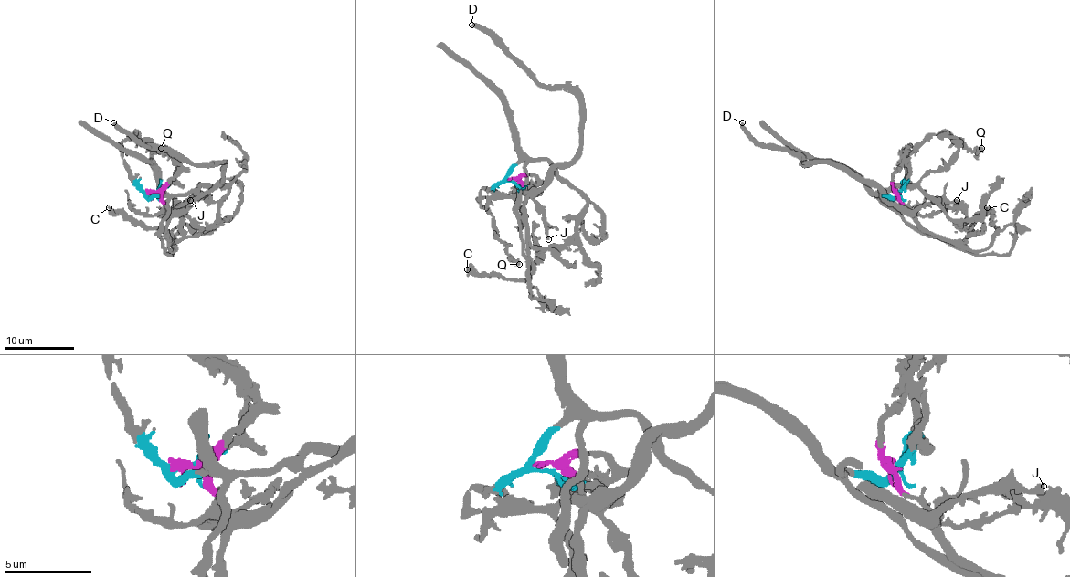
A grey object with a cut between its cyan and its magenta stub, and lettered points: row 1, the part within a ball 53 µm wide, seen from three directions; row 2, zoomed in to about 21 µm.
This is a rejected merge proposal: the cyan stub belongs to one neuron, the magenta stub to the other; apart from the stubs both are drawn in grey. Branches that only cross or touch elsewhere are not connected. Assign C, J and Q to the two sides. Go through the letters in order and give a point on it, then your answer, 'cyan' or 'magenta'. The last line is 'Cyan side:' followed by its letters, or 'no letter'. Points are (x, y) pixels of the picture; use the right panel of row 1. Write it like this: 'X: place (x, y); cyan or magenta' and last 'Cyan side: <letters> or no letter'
C: place (987, 207); magenta
J: place (957, 200); magenta
Q: place (981, 148); cyan
Cyan side: Q

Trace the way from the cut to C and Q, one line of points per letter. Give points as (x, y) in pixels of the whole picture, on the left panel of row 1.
C: (149, 193), (156, 193), (166, 206), (168, 241), (174, 249), (172, 237), (164, 231), (132, 224), (108, 206)
Q: (149, 193), (144, 191), (131, 174), (121, 143), (135, 132), (149, 150), (162, 148)

